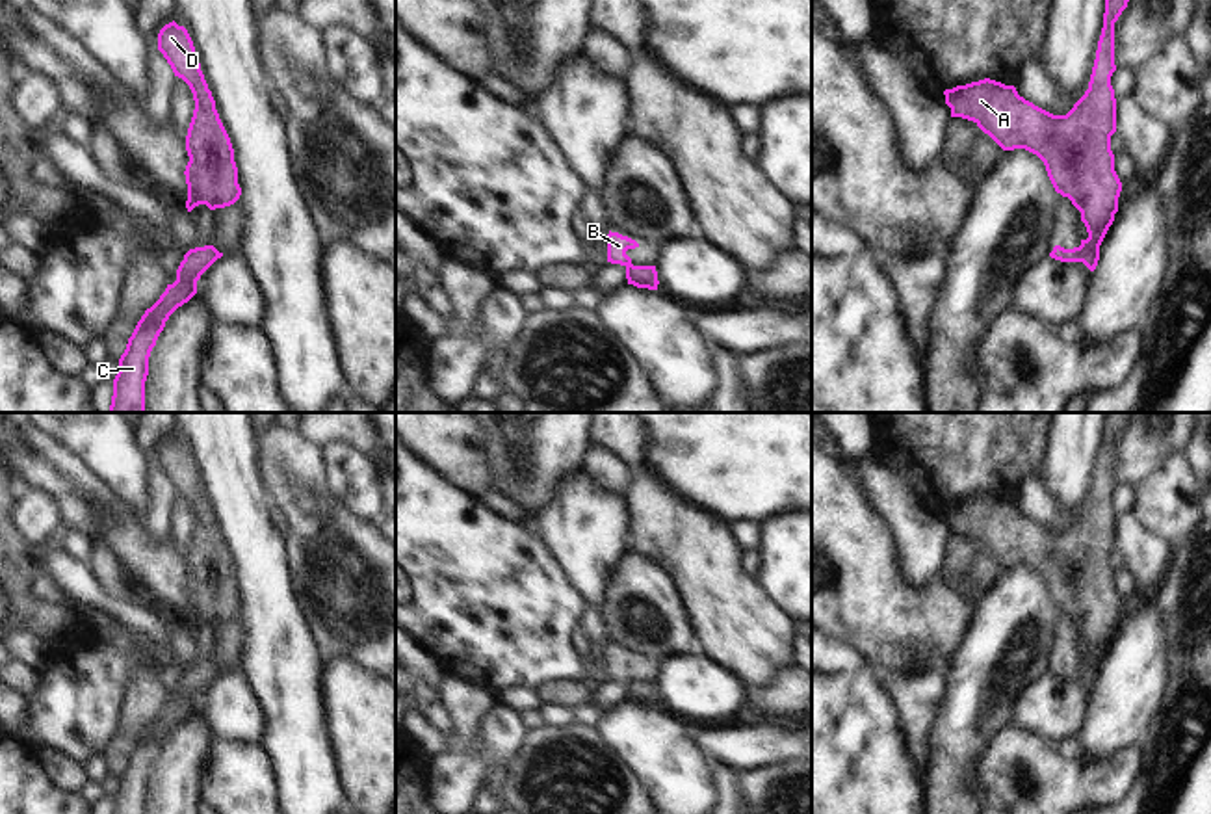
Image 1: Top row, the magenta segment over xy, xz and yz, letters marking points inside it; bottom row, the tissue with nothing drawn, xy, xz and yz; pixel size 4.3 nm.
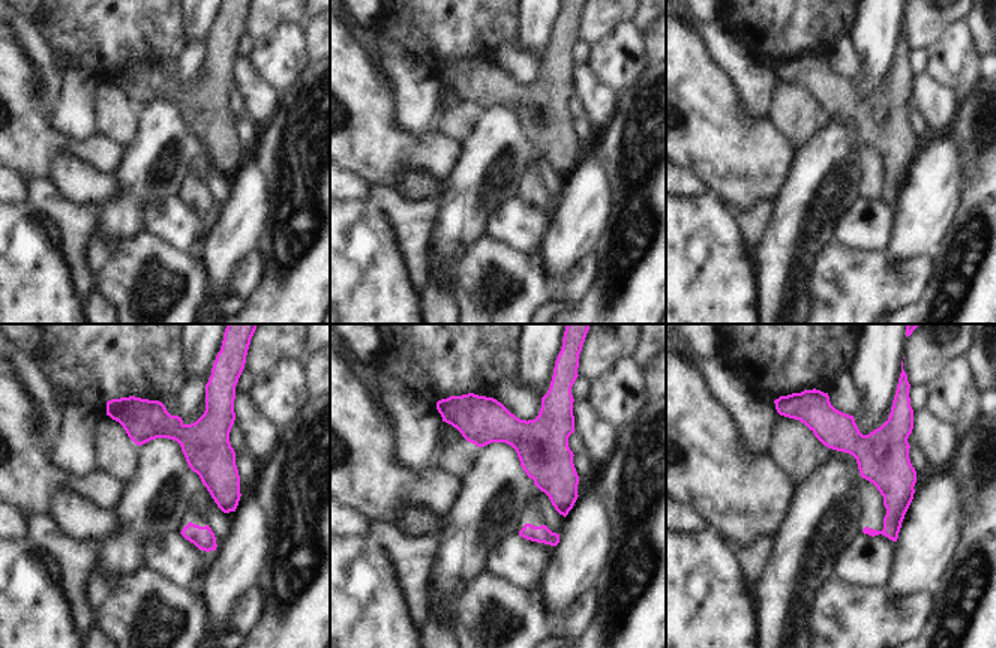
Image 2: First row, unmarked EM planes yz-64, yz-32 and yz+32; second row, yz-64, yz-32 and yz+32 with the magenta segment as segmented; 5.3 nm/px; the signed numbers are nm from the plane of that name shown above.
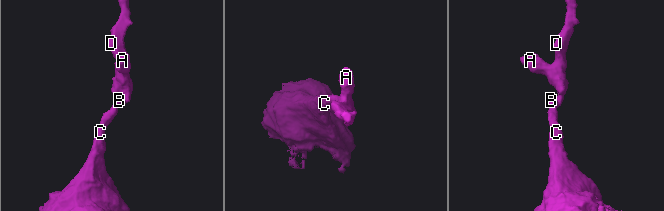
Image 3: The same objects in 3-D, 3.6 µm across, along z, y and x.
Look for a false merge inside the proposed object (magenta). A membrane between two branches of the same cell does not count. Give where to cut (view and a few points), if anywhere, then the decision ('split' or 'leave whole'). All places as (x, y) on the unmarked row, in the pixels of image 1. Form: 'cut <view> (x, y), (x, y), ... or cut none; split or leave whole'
cut yz (1078, 664), (1081, 677); split

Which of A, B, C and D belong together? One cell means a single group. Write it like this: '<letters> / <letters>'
A D / B C

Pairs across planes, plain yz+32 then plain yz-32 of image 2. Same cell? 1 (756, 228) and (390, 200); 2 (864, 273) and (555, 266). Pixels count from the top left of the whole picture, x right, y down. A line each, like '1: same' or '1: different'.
1: same
2: different

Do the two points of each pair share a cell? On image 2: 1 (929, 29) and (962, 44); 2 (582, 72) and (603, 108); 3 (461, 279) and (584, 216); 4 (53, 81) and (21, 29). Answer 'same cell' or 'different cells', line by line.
1: different cells
2: same cell
3: different cells
4: same cell

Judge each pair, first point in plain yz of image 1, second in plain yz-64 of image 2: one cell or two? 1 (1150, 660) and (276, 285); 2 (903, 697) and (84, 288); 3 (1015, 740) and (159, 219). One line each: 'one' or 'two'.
1: two
2: one
3: two

